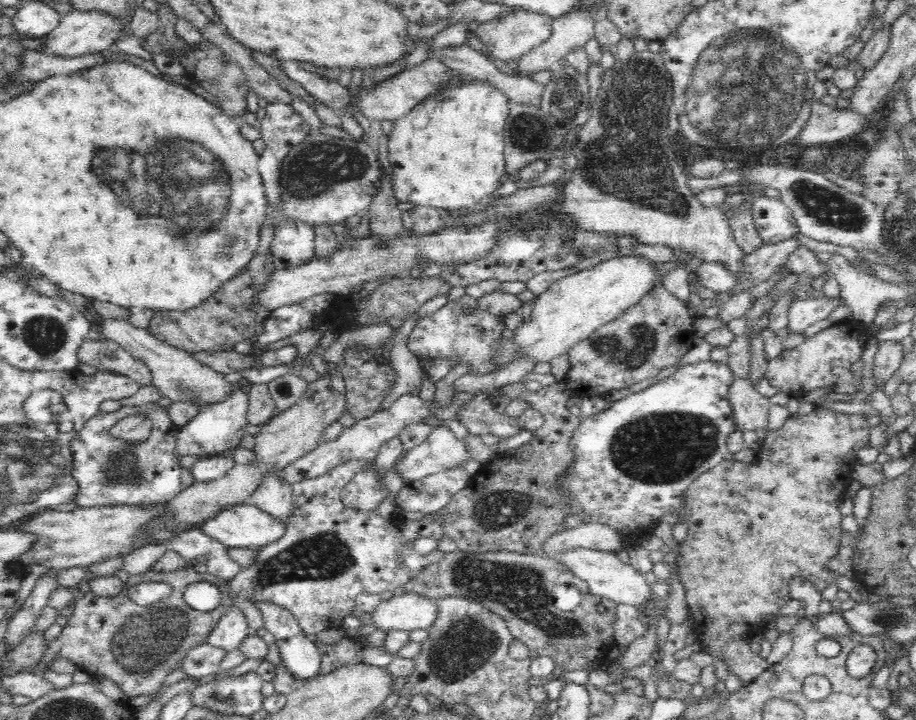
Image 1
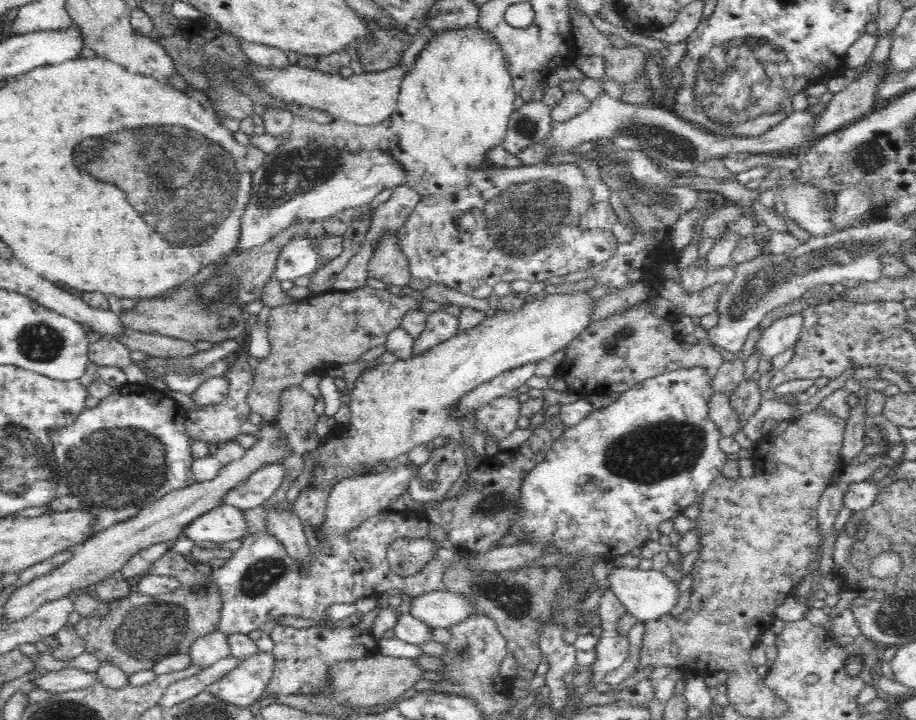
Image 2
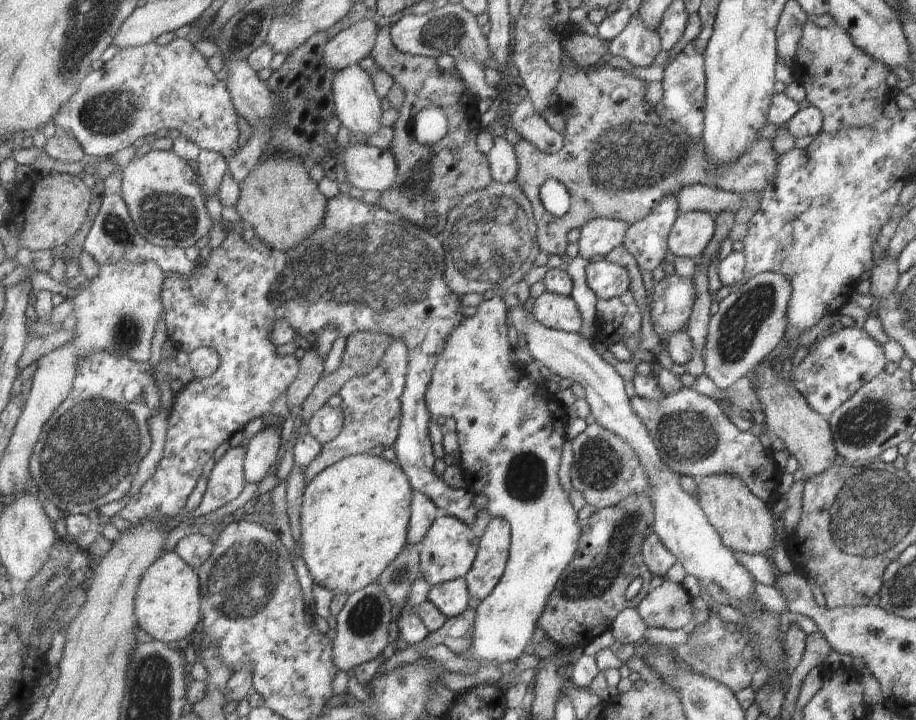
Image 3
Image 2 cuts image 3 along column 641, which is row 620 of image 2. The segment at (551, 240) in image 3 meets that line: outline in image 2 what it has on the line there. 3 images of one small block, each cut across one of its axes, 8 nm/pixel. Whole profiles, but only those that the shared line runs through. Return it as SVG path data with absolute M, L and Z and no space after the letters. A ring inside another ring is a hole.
M169 550L165 555L162 555L161 559L154 562L146 574L176 577L180 581L180 586L174 592L145 597L142 594L138 594L137 584L139 576L132 578L129 580L132 592L128 593L126 598L108 601L98 597L100 603L108 605L108 609L103 615L98 614L98 617L82 617L80 622L73 626L75 634L85 642L86 653L94 655L100 663L110 662L114 664L114 666L120 668L127 675L127 678L129 678L130 674L138 674L142 670L156 666L158 662L162 662L162 659L188 653L194 641L199 637L204 637L218 631L220 620L222 620L223 600L219 586L214 584L213 569L209 563L197 562ZM196 586L205 586L207 594L196 595L192 591Z

